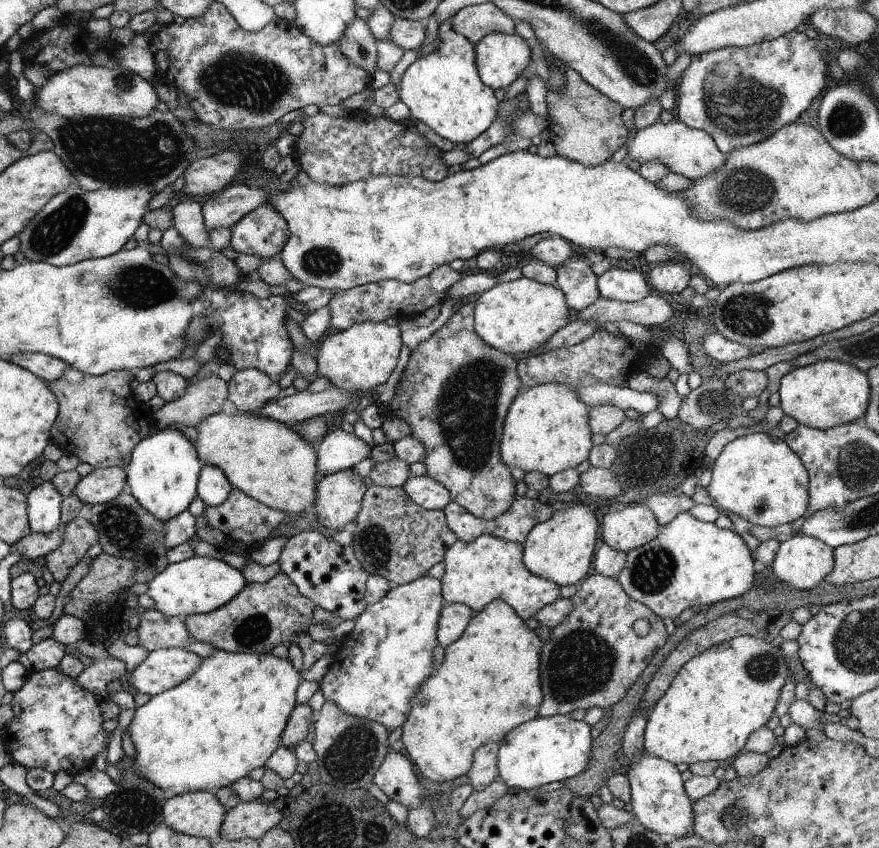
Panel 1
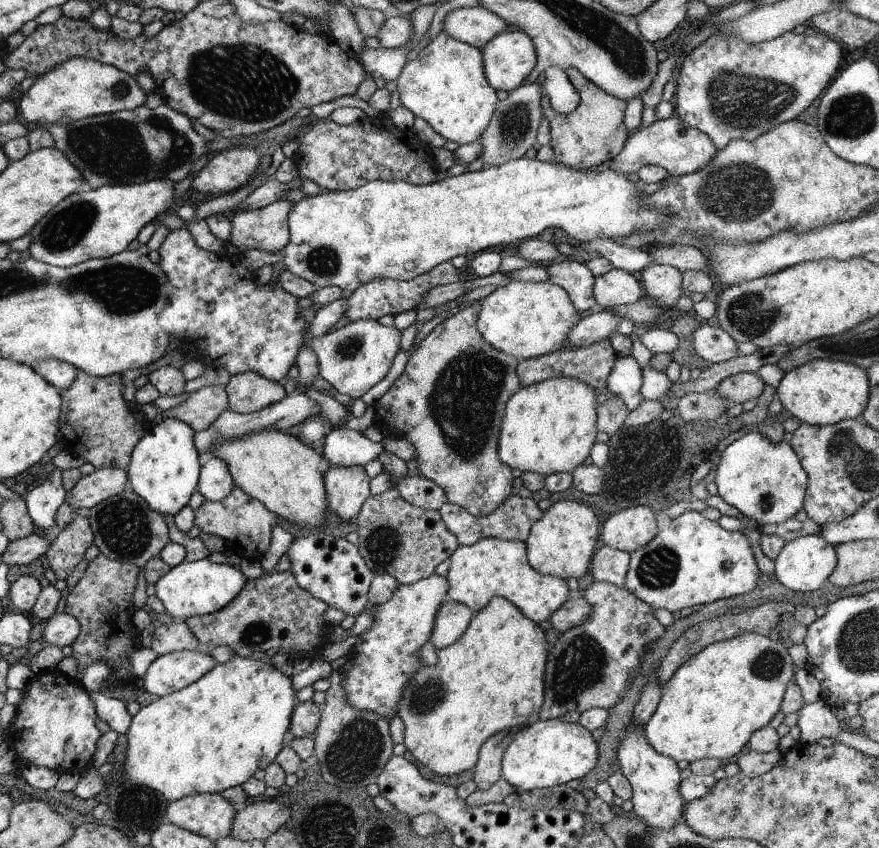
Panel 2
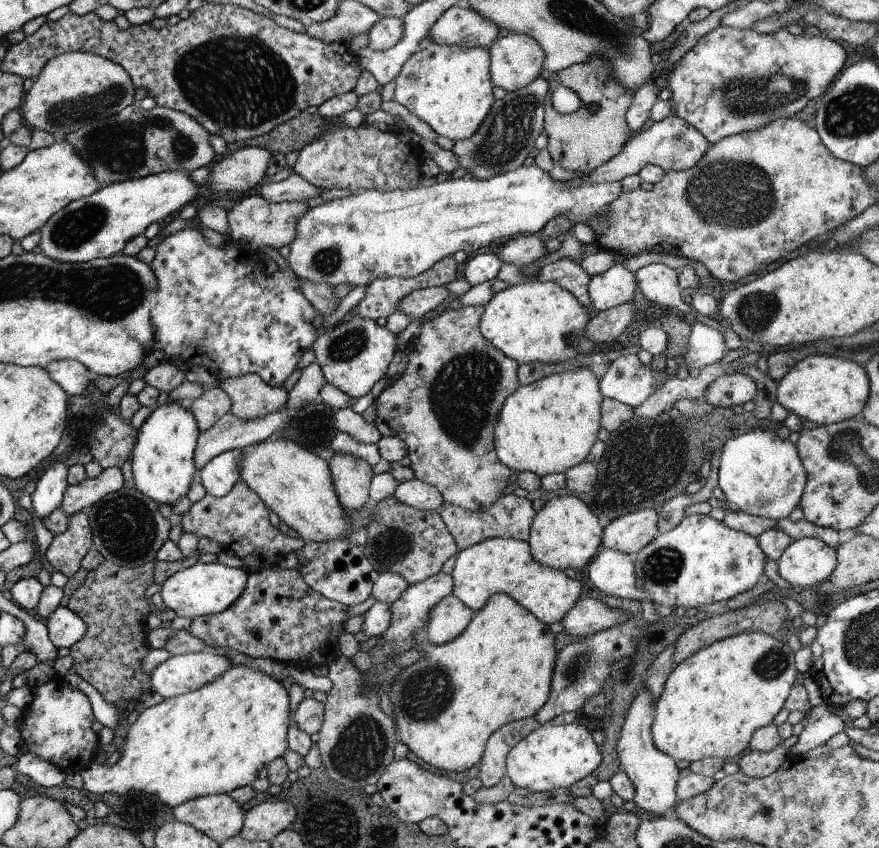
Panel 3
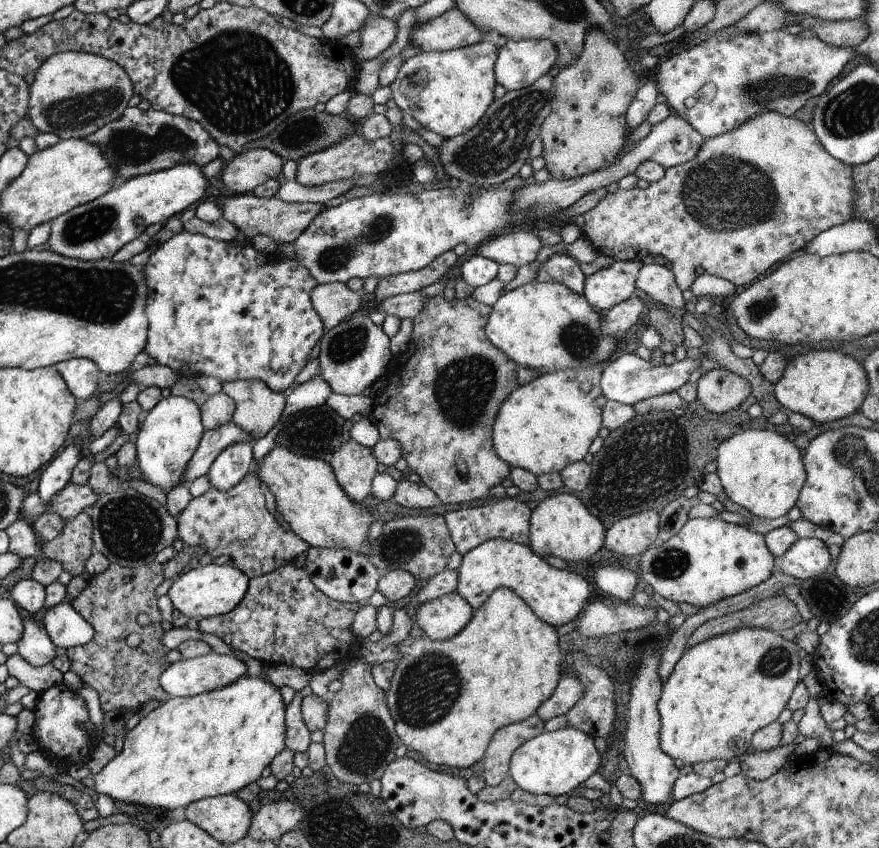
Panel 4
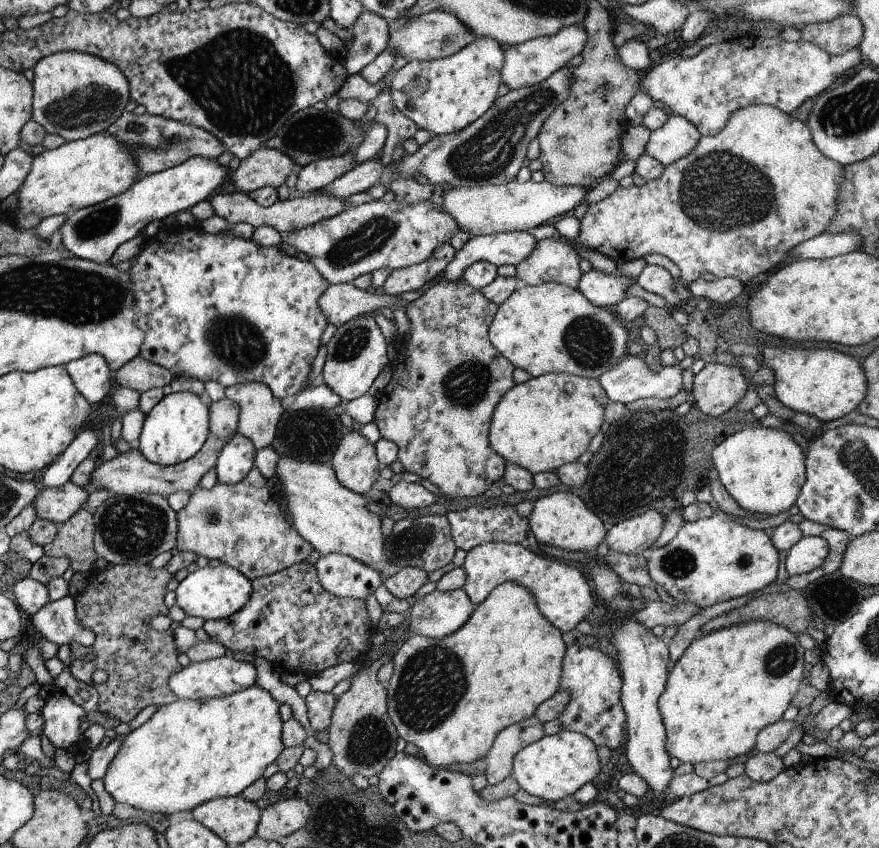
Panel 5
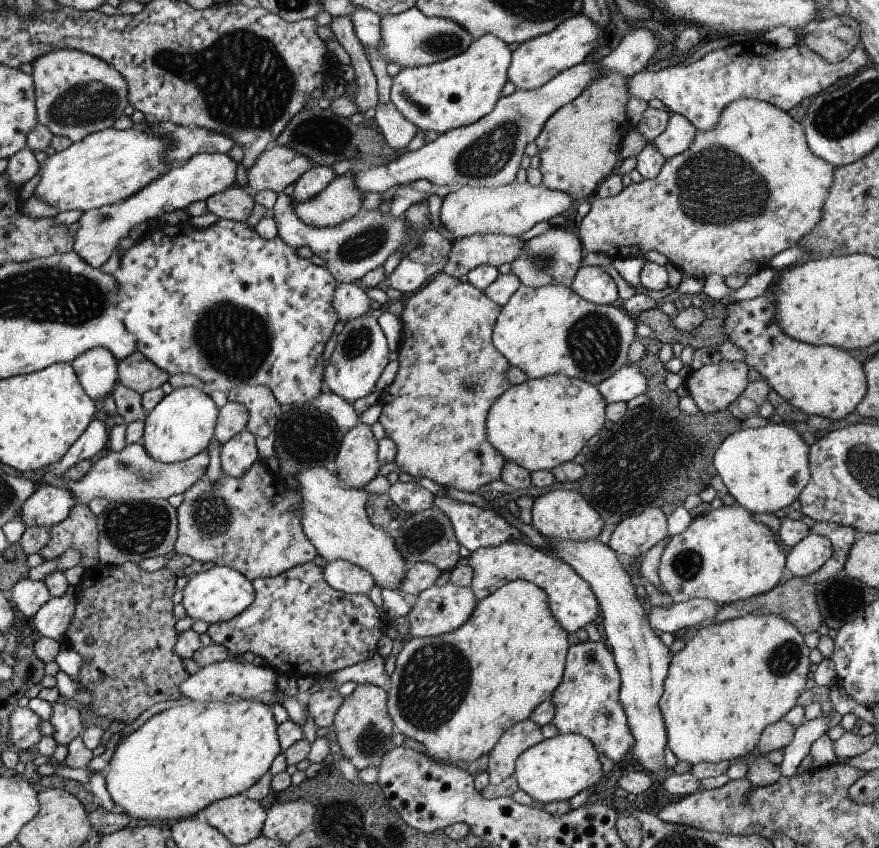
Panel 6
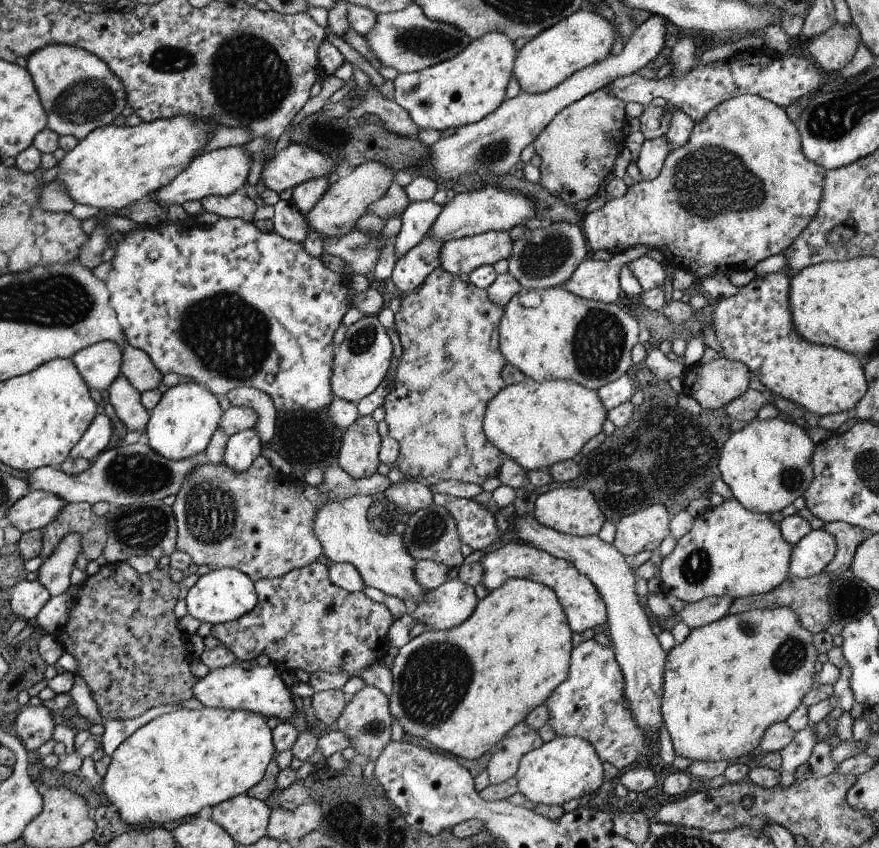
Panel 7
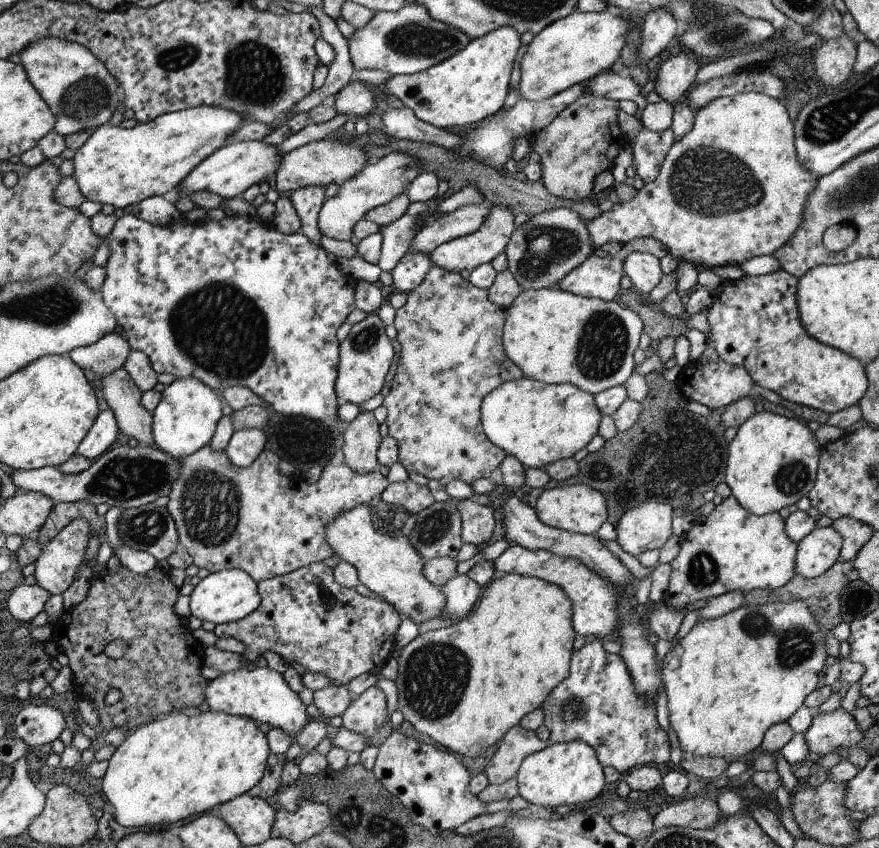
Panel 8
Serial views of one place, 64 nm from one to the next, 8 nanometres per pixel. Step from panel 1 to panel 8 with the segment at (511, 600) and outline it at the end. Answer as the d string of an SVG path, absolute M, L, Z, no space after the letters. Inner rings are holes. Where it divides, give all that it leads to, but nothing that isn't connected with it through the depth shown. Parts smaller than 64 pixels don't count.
M513 544L500 558L494 559L494 579L512 574L536 576L560 586L562 592L572 600L572 626L578 634L595 635L603 639L605 636L615 636L616 628L620 628L620 612L616 610L620 590L614 590L612 584L604 580L604 576L592 572L592 568L584 566L580 560L558 556L550 550L533 551Z

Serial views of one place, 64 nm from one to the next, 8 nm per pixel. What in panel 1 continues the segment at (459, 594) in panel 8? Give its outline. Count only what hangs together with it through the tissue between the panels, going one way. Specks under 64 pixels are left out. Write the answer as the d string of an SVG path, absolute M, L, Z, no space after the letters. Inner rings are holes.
M446 603L438 624L438 645L446 648L453 644L462 636L473 617L473 611L464 604Z

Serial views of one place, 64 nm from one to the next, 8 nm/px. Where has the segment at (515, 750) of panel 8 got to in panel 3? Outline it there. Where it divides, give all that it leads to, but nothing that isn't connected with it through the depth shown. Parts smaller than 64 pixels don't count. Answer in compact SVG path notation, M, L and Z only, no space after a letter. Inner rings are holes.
M532 716L508 723L488 738L484 754L480 759L480 768L478 768L480 770L478 778L484 787L496 786L500 781L507 779L508 752L538 726L540 726L538 720Z

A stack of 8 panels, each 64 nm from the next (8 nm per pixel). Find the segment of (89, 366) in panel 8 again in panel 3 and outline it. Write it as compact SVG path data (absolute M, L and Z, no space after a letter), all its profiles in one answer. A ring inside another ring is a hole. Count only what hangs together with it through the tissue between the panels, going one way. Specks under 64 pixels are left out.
M78 360L55 361L44 368L63 386L68 396L84 396L92 386L93 373Z

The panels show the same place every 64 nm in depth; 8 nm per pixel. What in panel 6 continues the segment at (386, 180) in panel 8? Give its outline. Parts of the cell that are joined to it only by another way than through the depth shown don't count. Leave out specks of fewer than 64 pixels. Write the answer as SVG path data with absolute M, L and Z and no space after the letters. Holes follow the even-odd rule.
M347 172L336 178L314 199L298 204L294 202L296 216L316 228L344 224L356 218L362 210L362 200L368 192L356 188L356 172Z

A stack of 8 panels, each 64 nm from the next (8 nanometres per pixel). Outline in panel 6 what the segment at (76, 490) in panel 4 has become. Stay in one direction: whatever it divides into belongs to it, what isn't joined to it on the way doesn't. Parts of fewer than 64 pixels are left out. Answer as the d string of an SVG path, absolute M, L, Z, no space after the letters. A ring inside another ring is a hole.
M40 485L34 495L20 508L22 524L27 528L33 526L52 527L68 518L75 504L80 502L66 488Z

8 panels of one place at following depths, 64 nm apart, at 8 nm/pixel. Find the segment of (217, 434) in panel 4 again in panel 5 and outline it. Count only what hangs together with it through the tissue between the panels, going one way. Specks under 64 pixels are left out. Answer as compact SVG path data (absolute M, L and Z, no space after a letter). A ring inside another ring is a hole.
M212 434L208 435L208 440L206 440L206 444L200 451L194 454L192 458L188 458L186 462L182 462L180 464L174 464L174 466L158 466L158 464L154 464L154 462L148 462L144 456L142 456L142 452L138 450L136 444L133 444L133 447L130 448L128 452L119 452L119 454L110 461L102 462L102 464L92 472L92 480L86 484L86 487L82 486L82 488L86 488L88 494L94 492L97 488L106 489L109 495L113 494L123 494L124 496L134 496L134 494L149 494L149 495L158 495L167 497L169 494L173 494L174 492L186 491L186 492L194 492L197 488L198 484L200 484L200 480L204 478L204 474L215 466L219 452L222 450L223 446L228 442L226 438L218 438L218 436L214 436Z

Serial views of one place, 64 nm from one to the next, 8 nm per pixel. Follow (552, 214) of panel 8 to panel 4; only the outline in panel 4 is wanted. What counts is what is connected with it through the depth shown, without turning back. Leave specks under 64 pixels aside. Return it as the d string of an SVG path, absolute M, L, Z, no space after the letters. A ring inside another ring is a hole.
M568 253L554 254L539 265L534 282L554 281L583 294L586 275L580 269L580 262Z

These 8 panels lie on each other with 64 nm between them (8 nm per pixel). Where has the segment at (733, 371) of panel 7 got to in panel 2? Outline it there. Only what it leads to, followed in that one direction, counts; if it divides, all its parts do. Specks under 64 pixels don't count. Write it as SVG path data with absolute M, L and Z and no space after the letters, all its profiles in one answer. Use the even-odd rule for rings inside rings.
M746 371L723 379L718 384L717 391L733 406L758 398L764 390L764 385L765 382L758 374Z

